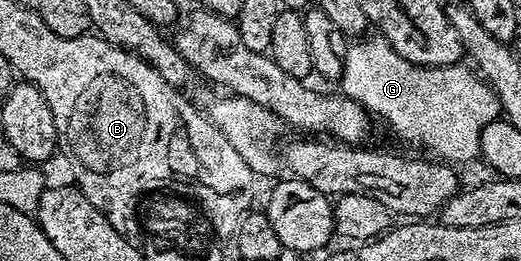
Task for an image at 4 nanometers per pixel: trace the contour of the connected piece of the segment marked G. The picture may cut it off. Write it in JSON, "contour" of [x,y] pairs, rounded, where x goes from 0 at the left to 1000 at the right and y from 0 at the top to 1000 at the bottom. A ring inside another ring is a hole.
{"contour":[[[714,138],[668,176],[664,257],[649,314],[651,337],[660,337],[655,341],[658,368],[674,372],[708,437],[722,444],[724,433],[733,460],[745,464],[747,487],[772,536],[839,586],[829,594],[854,621],[916,613],[923,494],[964,433],[942,330],[904,261],[889,264],[883,241],[829,261],[798,253],[768,222],[737,142]]]}

